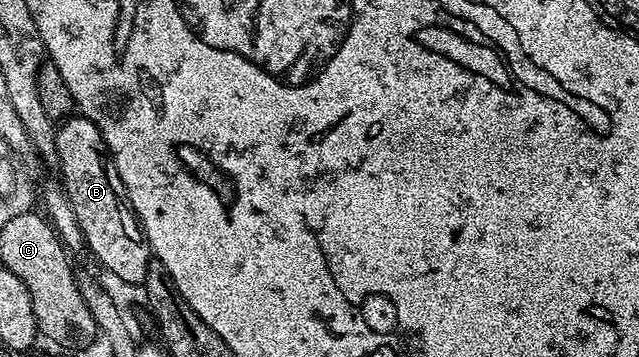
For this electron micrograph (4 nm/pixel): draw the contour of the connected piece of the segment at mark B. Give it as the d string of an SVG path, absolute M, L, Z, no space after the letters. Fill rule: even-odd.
M71 116L61 123L56 130L56 148L58 149L57 173L62 173L60 185L66 191L68 200L72 200L72 212L76 212L76 220L80 220L80 232L84 232L86 250L94 253L94 258L110 274L115 274L122 282L130 286L141 287L148 276L148 268L152 261L150 243L142 233L142 224L134 215L134 209L126 201L126 189L120 180L120 172L116 172L116 164L106 146L104 136L92 120L81 116Z

